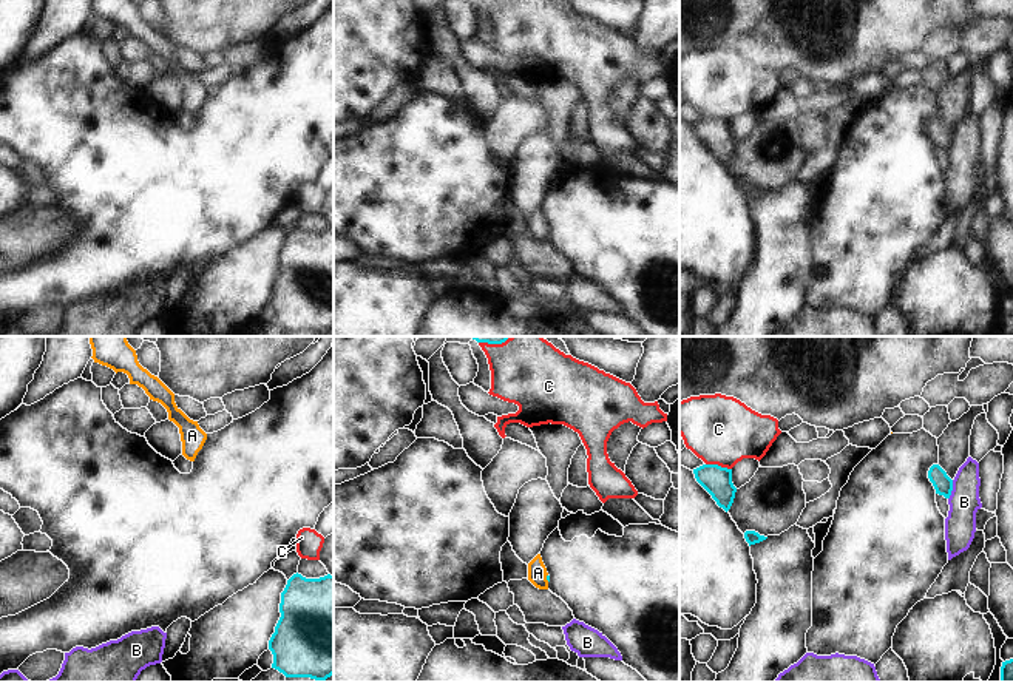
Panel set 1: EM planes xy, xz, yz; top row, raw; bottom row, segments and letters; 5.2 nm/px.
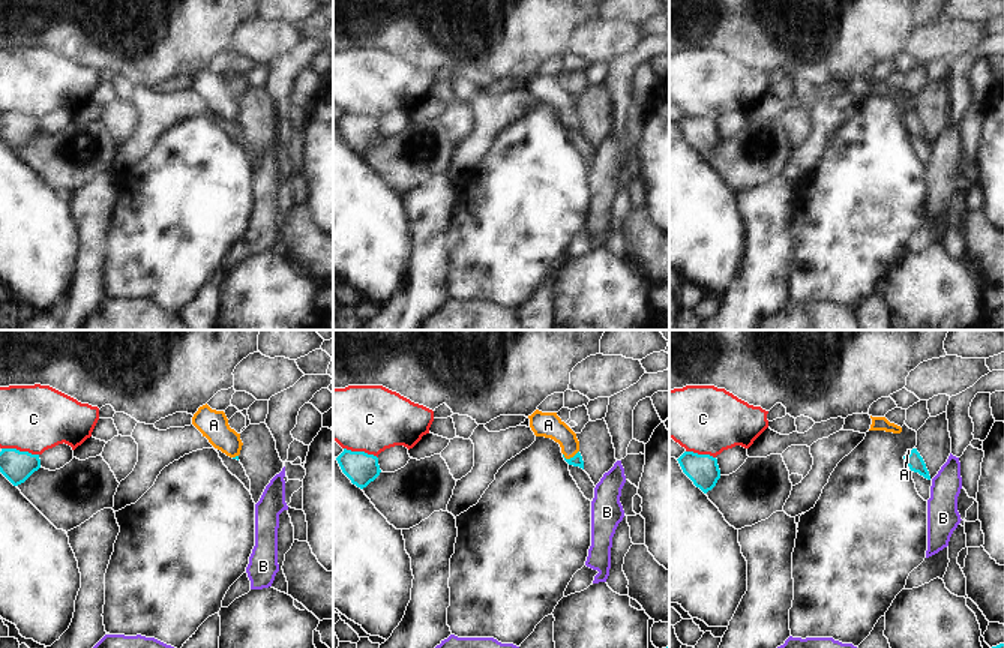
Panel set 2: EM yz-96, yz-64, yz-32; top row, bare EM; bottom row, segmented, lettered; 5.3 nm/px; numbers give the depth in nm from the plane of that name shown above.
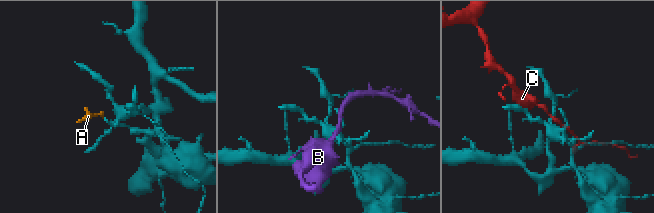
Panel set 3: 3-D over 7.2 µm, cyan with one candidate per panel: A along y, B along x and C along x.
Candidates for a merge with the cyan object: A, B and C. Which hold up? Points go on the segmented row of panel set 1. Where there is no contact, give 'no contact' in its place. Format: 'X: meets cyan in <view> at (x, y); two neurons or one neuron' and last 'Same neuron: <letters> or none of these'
A: meets cyan in xz at (547, 577); one neuron
B: meets cyan in yz at (952, 489); two neurons
C: meets cyan in yz at (718, 466); two neurons
Same neuron: A

